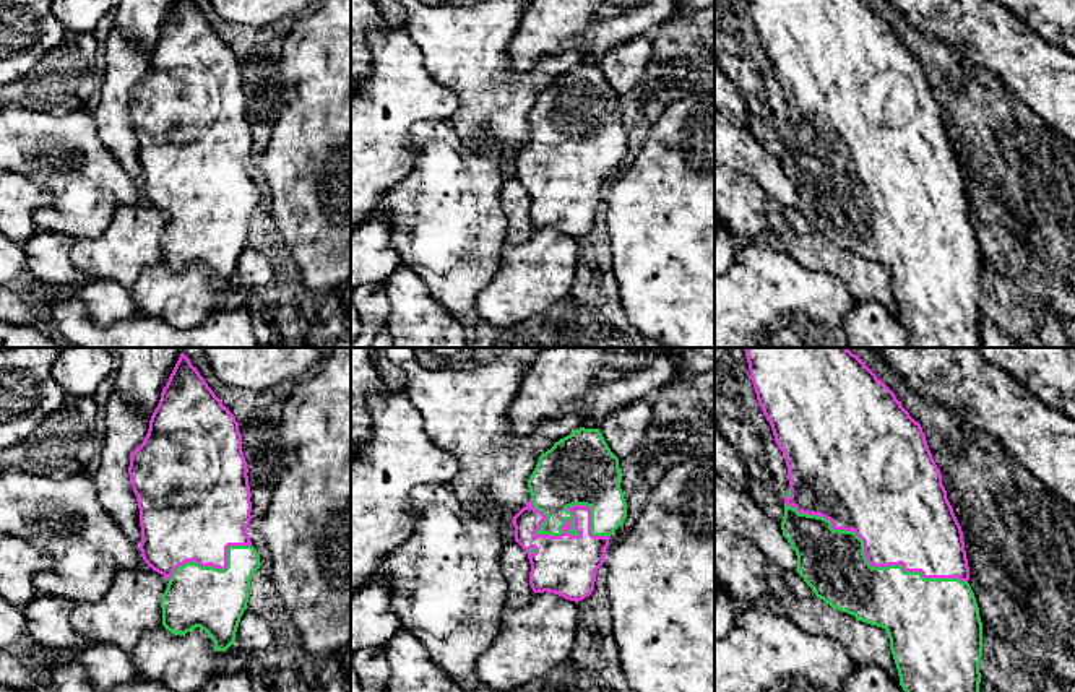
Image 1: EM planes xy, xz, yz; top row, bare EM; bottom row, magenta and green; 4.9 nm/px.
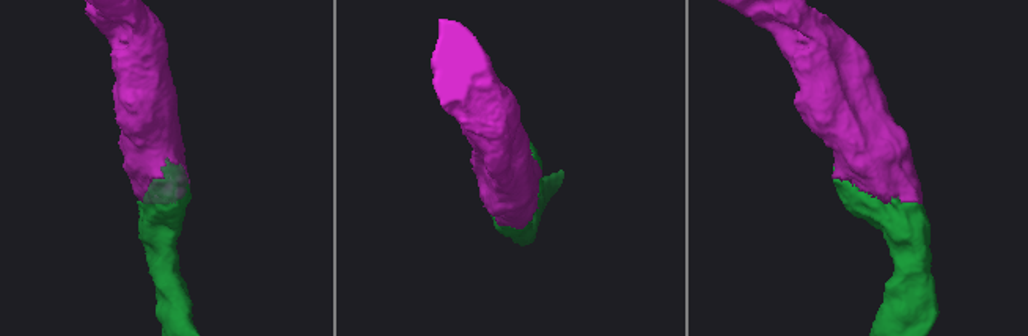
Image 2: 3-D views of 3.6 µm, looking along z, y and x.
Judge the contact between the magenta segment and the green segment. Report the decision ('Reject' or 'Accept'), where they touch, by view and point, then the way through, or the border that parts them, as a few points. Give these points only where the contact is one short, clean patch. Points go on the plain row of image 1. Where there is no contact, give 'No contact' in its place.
Accept. Touches magenta at yz (867, 197)

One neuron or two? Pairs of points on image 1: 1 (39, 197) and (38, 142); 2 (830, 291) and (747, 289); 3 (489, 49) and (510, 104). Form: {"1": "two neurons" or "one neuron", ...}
{"1": "two neurons", "2": "one neuron", "3": "one neuron"}

